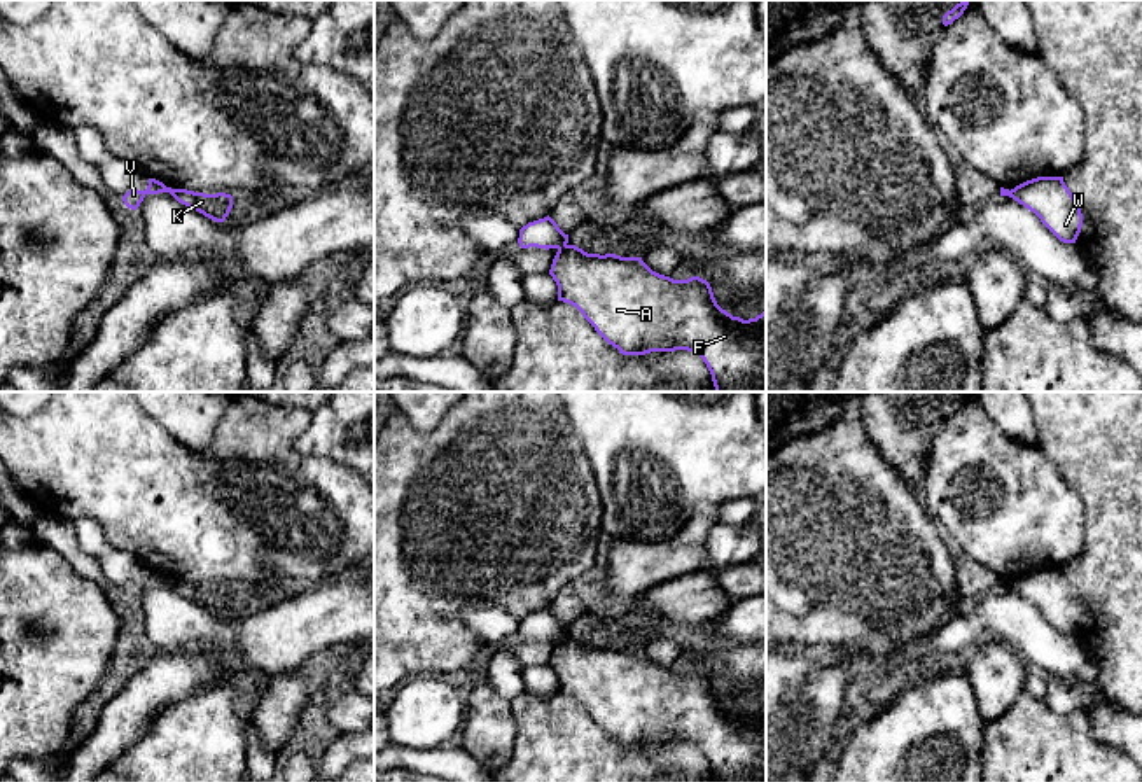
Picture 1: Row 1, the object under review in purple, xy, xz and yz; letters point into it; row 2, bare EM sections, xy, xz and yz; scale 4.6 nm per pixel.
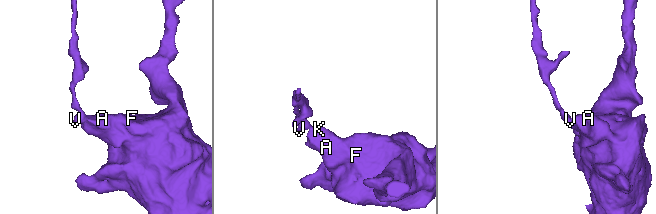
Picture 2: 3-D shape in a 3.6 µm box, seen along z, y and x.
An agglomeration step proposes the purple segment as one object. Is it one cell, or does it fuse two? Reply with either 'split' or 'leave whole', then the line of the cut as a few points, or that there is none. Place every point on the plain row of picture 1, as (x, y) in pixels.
split; cut in xz along (567, 637), (558, 641)

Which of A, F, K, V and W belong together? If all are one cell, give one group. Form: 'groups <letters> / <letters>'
groups A F K W / V

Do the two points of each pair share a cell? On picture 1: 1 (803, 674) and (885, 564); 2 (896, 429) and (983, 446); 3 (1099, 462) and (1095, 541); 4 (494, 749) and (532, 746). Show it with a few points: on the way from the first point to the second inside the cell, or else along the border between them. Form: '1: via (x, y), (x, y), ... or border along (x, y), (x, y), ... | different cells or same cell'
1: border along (784, 648), (826, 649), (842, 655), (854, 667) | different cells
2: border along (945, 418), (933, 438), (929, 466), (922, 476) | different cells
3: via (1099, 481), (1099, 522) | same cell
4: border along (511, 705), (515, 746), (504, 763) | different cells

